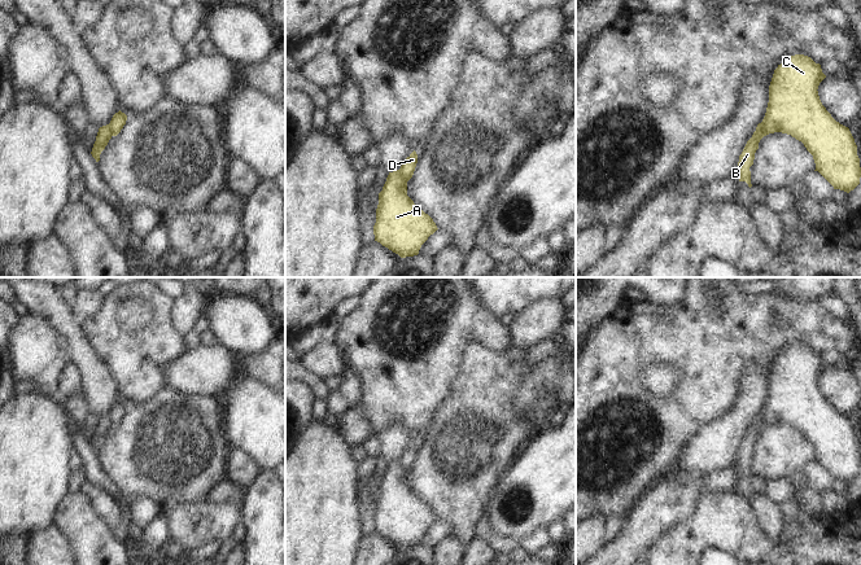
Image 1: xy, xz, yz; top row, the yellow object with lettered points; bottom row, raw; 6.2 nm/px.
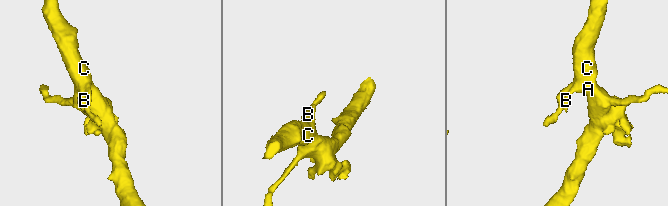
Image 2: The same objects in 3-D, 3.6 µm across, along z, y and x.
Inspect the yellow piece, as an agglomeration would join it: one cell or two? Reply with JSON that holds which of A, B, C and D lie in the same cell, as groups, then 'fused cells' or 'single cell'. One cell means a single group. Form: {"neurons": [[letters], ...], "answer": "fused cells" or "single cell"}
{"neurons": [["A", "B", "C"], ["D"]], "answer": "fused cells"}

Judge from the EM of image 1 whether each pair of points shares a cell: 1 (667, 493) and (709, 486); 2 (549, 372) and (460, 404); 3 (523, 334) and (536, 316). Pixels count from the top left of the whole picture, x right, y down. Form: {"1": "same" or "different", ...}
{"1": "different", "2": "different", "3": "same"}

